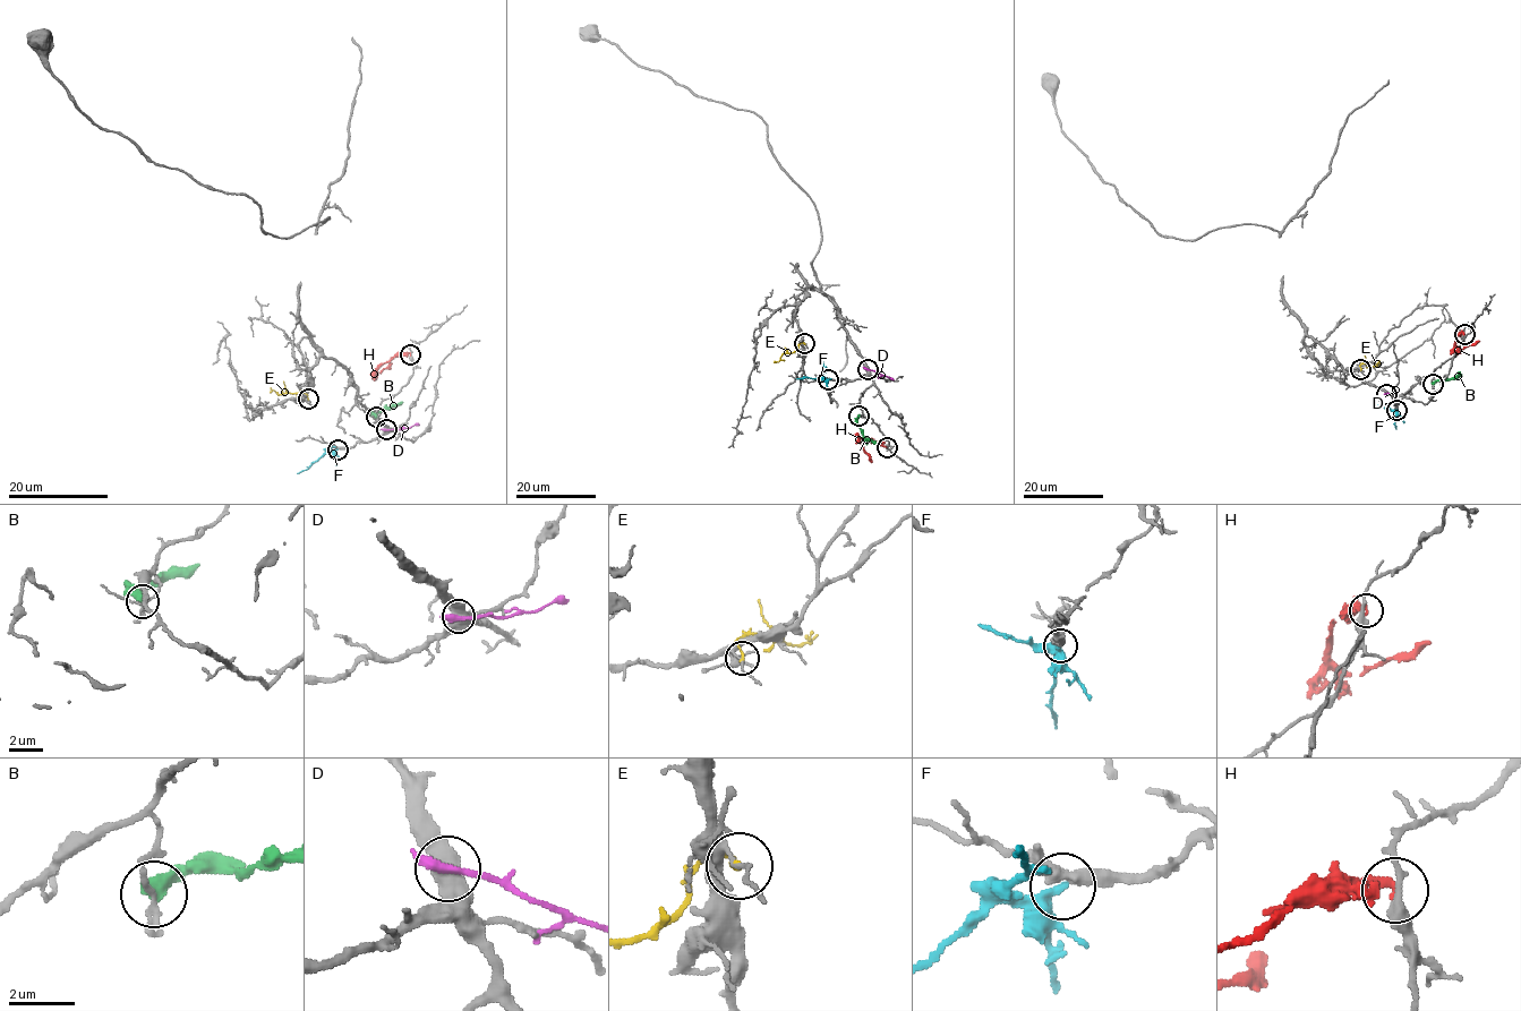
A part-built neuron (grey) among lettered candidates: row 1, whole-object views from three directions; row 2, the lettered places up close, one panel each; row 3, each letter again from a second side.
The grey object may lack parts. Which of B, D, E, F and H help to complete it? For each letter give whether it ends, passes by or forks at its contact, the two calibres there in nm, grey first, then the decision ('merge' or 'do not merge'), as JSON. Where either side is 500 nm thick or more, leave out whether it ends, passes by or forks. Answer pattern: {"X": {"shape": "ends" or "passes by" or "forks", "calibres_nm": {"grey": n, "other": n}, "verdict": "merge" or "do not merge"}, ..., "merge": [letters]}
{"B": {"shape": "ends", "calibres_nm": {"grey": 140, "other": 480}, "verdict": "do not merge"}, "D": {"shape": "ends", "calibres_nm": {"grey": 480, "other": 400}, "verdict": "do not merge"}, "E": {"shape": "ends", "calibres_nm": {"grey": 150, "other": 130}, "verdict": "do not merge"}, "F": {"shape": "ends", "calibres_nm": {"grey": 400, "other": 360}, "verdict": "merge"}, "H": {"shape": "ends", "calibres_nm": {"grey": 320, "other": 200}, "verdict": "do not merge"}, "merge": ["F"]}

